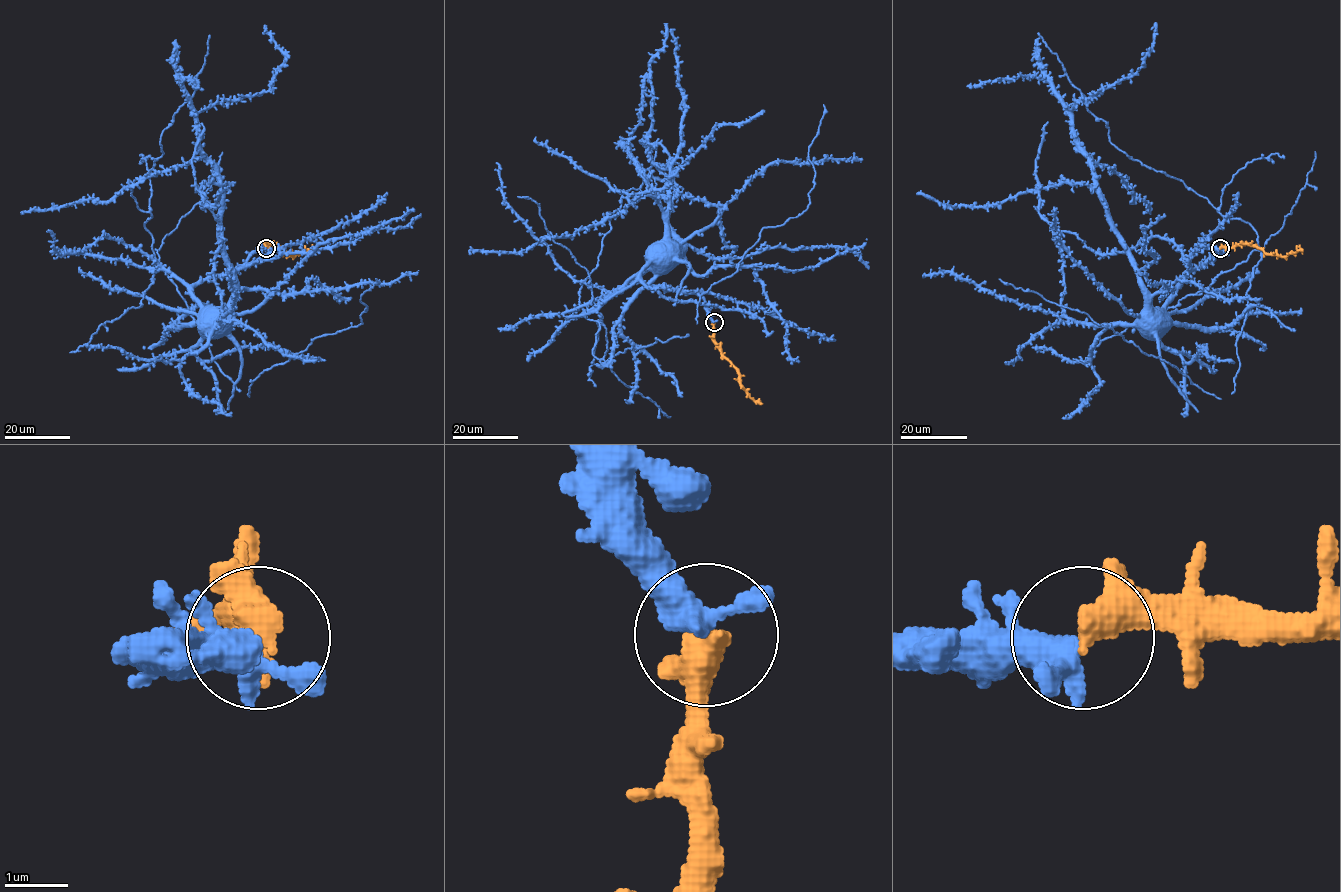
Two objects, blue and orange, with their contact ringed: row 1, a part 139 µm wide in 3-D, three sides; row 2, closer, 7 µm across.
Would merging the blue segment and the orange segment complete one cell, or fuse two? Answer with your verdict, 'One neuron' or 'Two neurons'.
One neuron

